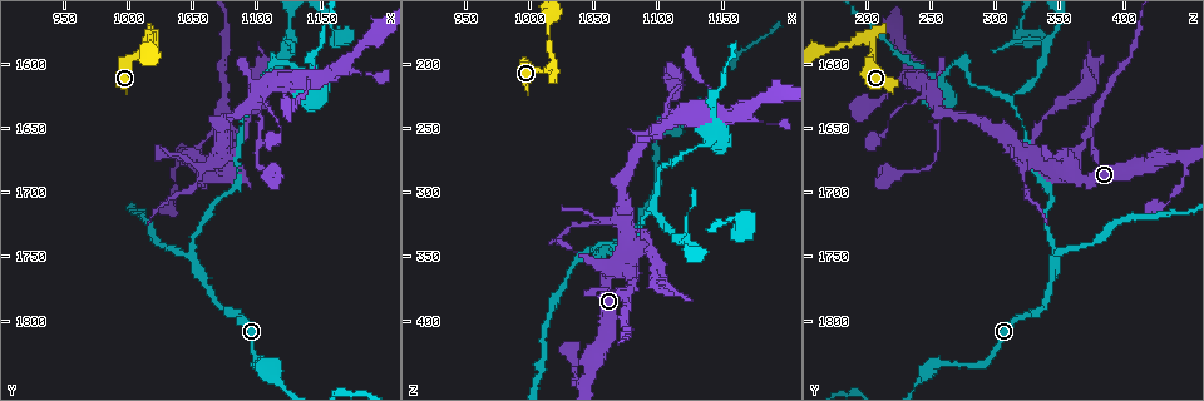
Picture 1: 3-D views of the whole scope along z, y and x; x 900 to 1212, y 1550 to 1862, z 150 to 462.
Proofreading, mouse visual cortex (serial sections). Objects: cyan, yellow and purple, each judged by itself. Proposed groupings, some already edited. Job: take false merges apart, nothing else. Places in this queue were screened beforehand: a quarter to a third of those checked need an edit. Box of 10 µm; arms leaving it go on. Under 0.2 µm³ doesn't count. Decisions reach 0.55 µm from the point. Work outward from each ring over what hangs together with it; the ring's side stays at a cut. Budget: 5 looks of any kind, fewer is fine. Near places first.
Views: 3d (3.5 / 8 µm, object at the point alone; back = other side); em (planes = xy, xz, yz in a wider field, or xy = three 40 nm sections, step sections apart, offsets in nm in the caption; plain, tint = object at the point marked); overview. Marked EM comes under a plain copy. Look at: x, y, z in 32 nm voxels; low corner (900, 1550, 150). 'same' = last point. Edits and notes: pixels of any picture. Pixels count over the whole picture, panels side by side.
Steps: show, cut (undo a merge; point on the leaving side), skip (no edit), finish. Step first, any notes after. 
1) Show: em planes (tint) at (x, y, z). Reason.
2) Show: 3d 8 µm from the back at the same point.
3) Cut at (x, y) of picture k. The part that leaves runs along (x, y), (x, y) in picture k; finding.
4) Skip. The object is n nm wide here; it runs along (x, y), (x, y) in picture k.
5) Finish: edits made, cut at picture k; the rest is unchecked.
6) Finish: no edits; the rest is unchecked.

Show: 3d 3.5 µm at (1018, 1580, 202). Abrupt turn.

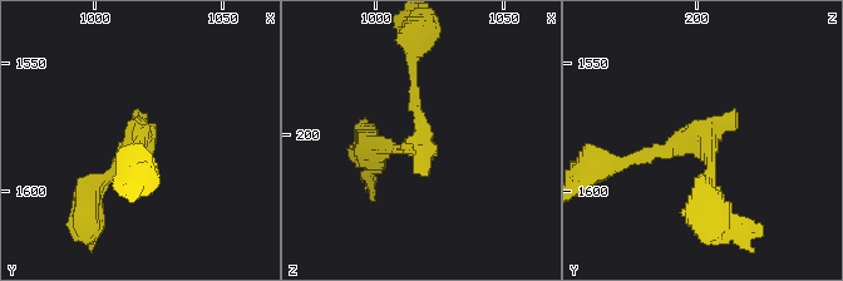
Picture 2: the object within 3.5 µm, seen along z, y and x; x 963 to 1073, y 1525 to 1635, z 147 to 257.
Show: em xy step 1 (tint) at (1017, 1581, 203). Now the EM.

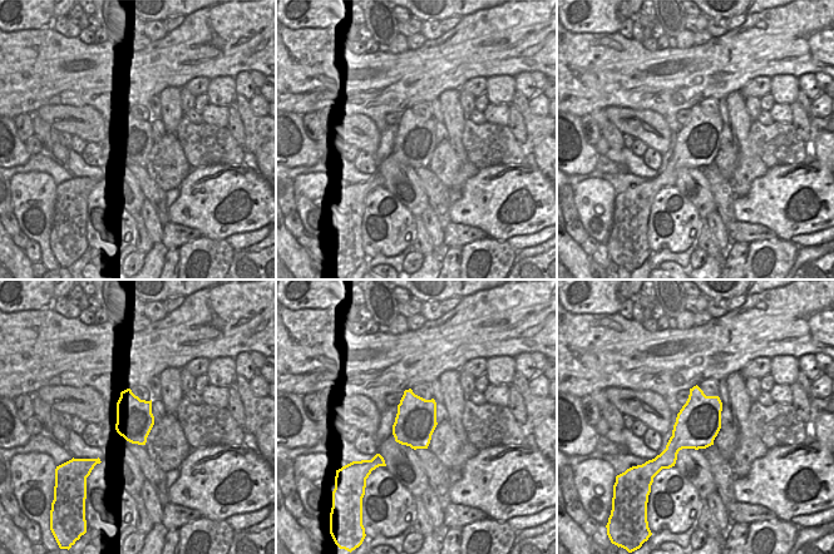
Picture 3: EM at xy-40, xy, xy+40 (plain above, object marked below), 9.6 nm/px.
Skip. It runs along (366, 146), (424, 139), (413, 69) in picture 2; one cell here.

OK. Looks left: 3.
Show: 3d 3.5 µm at (1048, 1752, 348). A fork.

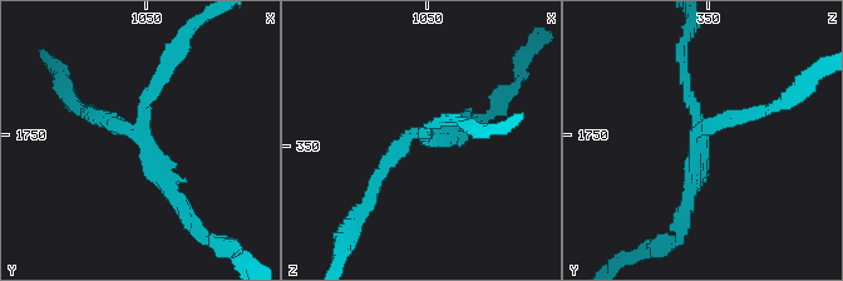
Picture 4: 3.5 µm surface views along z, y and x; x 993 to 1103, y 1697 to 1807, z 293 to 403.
Show: em xy step 3 (tint) at (1050, 1750, 346).

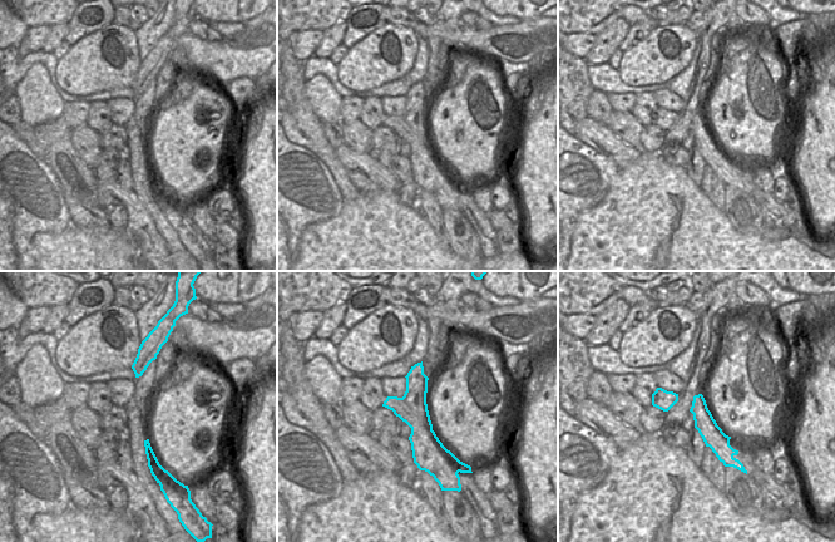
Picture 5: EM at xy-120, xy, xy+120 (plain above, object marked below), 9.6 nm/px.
Show: em xy step 5 (tint) at the same point.

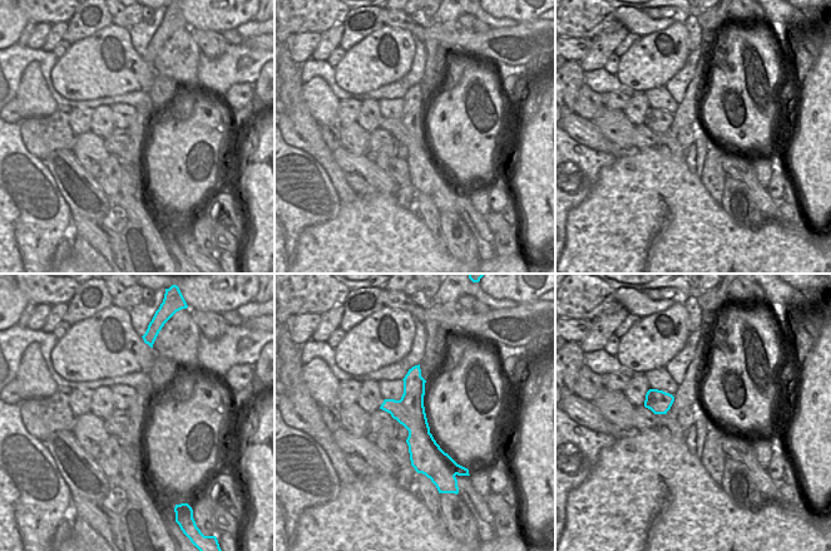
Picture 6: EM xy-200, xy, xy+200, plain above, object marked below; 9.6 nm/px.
Cut at (152, 87) of picture 4. The object is 300 nm wide here; a border runs along (400, 399), (415, 418), (424, 411) in picture 6; a second cell is stuck on.

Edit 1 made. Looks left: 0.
Finish: edits made, cut at picture 4; the rest is unchecked.

